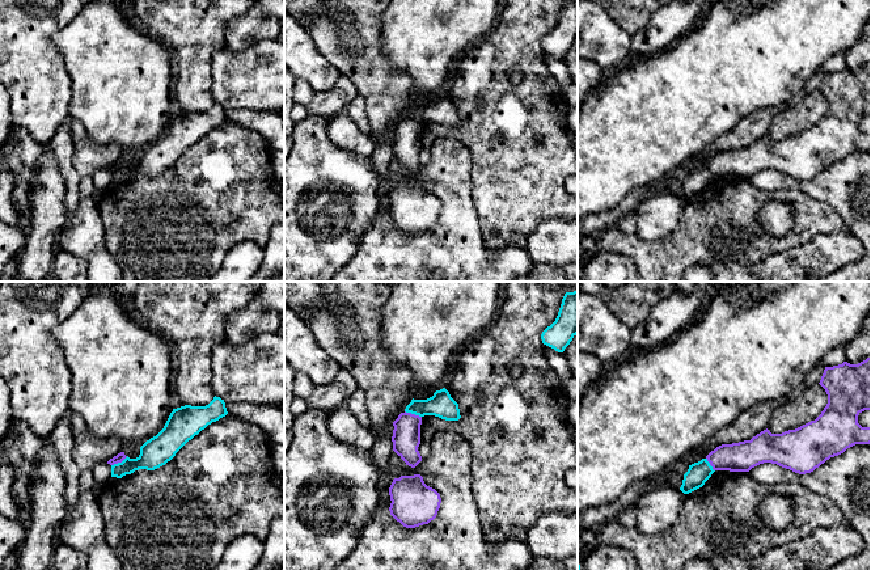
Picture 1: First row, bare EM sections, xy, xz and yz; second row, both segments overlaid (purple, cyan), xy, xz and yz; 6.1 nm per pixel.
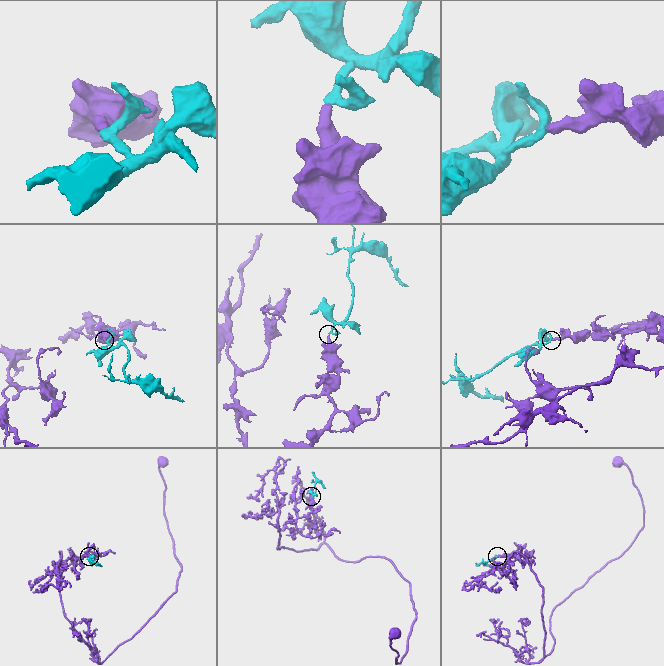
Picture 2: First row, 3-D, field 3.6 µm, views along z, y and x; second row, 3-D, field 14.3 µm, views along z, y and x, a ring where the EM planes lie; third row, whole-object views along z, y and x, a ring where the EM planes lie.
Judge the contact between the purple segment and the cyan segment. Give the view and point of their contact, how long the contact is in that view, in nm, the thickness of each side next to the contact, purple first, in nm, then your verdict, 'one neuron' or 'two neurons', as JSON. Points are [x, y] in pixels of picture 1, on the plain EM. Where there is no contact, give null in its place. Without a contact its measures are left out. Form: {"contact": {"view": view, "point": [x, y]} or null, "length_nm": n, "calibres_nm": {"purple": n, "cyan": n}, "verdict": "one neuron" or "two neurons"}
{"contact": {"view": "xz", "point": [413, 121]}, "length_nm": 110, "calibres_nm": {"purple": 180, "cyan": 150}, "verdict": "two neurons"}

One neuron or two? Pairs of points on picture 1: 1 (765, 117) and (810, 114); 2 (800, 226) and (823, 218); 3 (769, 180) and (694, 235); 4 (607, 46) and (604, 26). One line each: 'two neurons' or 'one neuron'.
1: two neurons
2: one neuron
3: two neurons
4: one neuron

